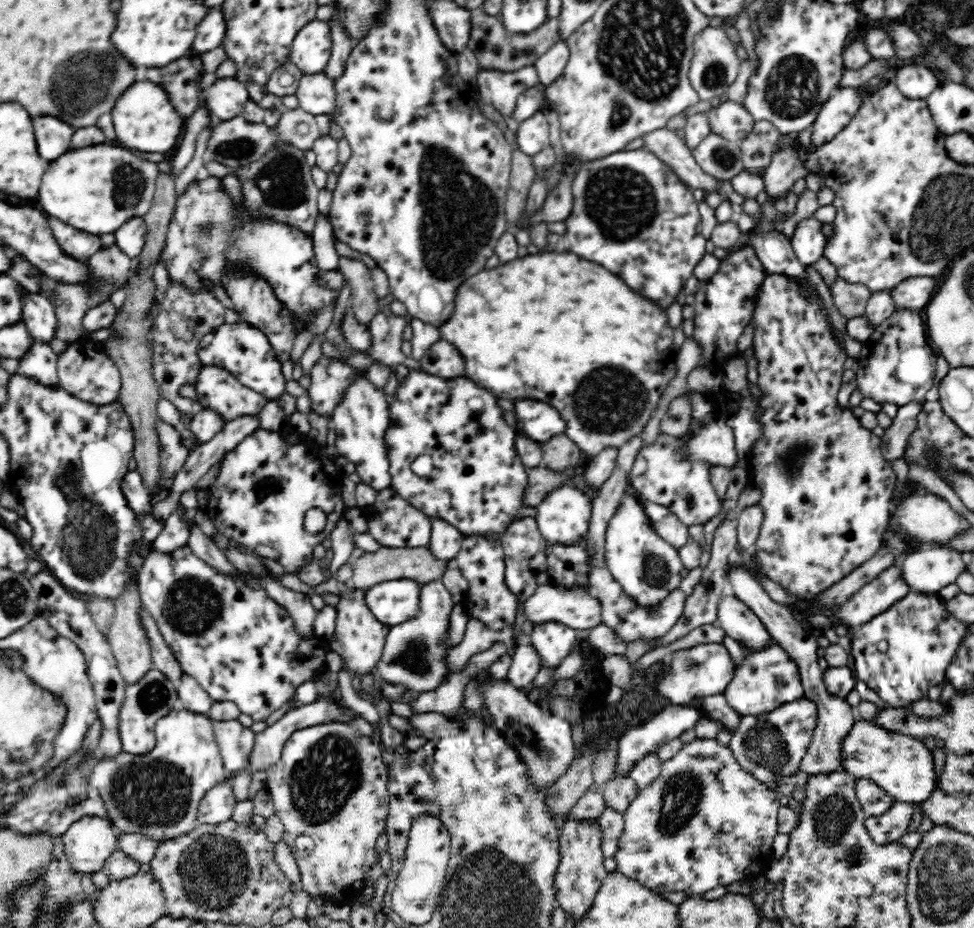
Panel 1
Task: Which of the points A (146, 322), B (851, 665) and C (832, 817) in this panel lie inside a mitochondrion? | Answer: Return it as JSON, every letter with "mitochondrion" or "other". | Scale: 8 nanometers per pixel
{"A":"other","B":"other","C":"mitochondrion"}

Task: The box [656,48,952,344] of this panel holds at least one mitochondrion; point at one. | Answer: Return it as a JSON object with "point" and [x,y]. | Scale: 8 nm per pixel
{"point":[792,87]}

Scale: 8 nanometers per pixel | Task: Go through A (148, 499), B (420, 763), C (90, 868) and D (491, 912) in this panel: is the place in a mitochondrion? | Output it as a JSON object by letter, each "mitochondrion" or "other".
{"A":"other","B":"other","C":"other","D":"mitochondrion"}

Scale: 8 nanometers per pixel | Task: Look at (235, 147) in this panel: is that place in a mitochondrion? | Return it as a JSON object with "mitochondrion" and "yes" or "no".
{"mitochondrion":"yes"}

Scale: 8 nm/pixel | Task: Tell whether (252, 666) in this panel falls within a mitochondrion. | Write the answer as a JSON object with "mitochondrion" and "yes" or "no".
{"mitochondrion":"no"}

